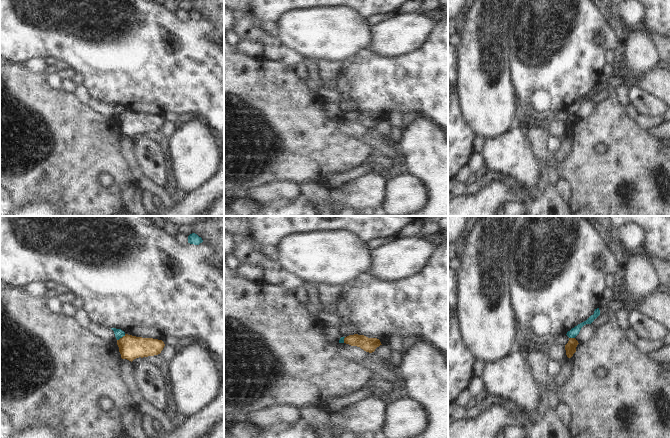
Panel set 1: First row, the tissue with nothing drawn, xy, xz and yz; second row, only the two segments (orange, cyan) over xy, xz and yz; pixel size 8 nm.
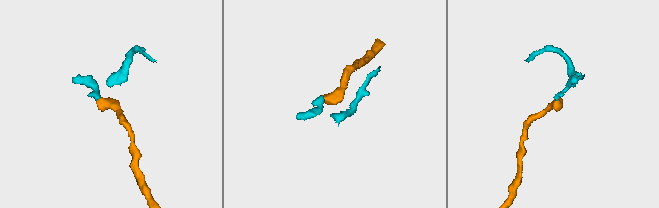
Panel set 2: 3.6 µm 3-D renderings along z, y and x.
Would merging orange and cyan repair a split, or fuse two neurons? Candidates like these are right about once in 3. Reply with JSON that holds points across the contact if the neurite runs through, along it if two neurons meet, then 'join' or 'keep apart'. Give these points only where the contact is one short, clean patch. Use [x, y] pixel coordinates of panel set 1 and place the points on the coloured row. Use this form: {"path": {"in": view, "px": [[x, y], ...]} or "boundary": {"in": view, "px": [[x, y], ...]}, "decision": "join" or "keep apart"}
{"boundary": {"in": "xy", "px": [[125, 334], [117, 340]]}, "decision": "keep apart"}

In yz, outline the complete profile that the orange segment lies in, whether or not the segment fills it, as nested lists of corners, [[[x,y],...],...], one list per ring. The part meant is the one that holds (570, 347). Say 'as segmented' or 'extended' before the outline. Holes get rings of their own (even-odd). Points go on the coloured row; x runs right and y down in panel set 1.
as segmented; [[[569,338],[568,343],[565,345],[566,355],[568,358],[571,358],[576,352],[576,347],[578,344],[579,343],[575,338]]]

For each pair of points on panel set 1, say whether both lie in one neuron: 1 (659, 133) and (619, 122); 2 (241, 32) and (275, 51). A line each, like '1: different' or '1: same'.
1: different
2: same

